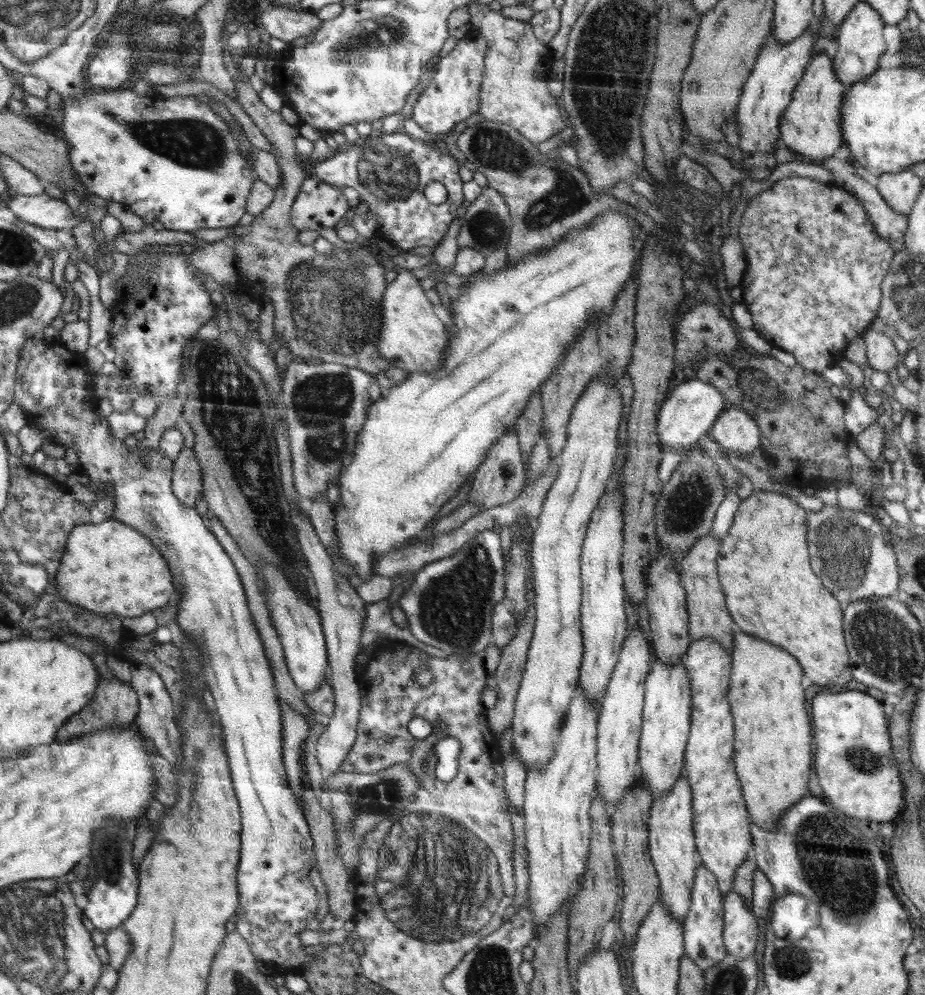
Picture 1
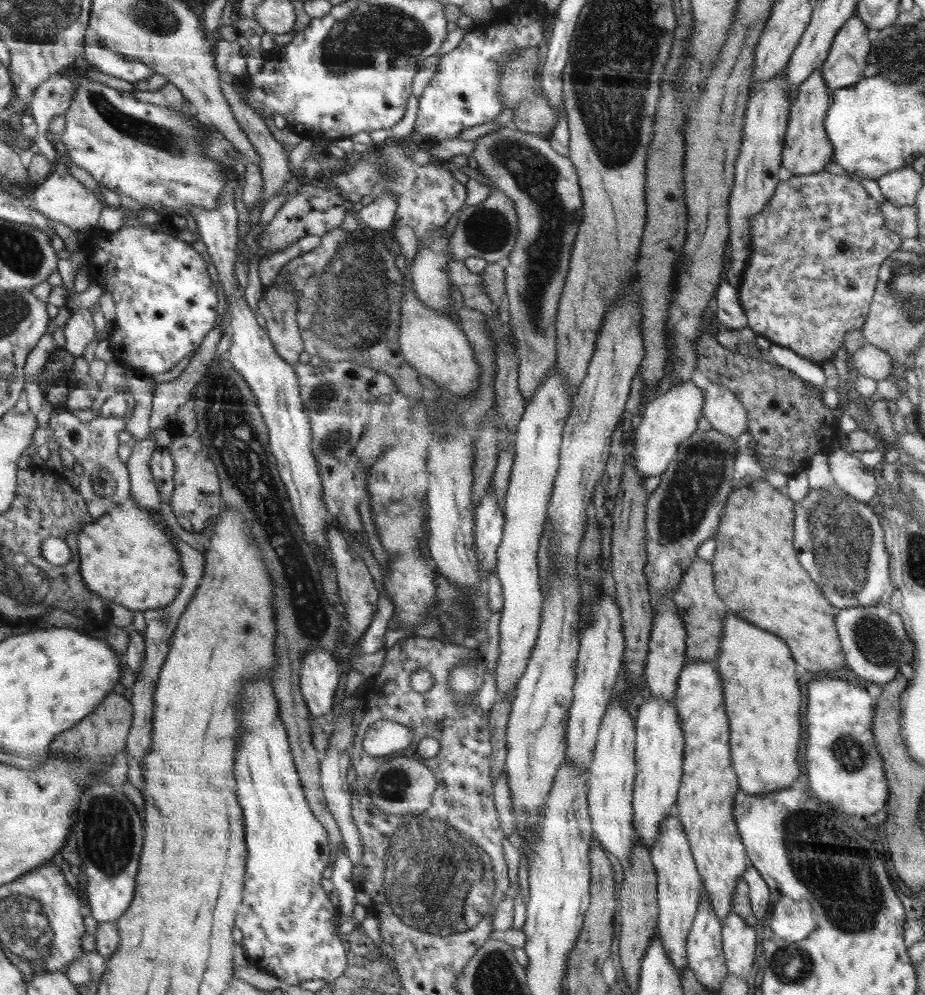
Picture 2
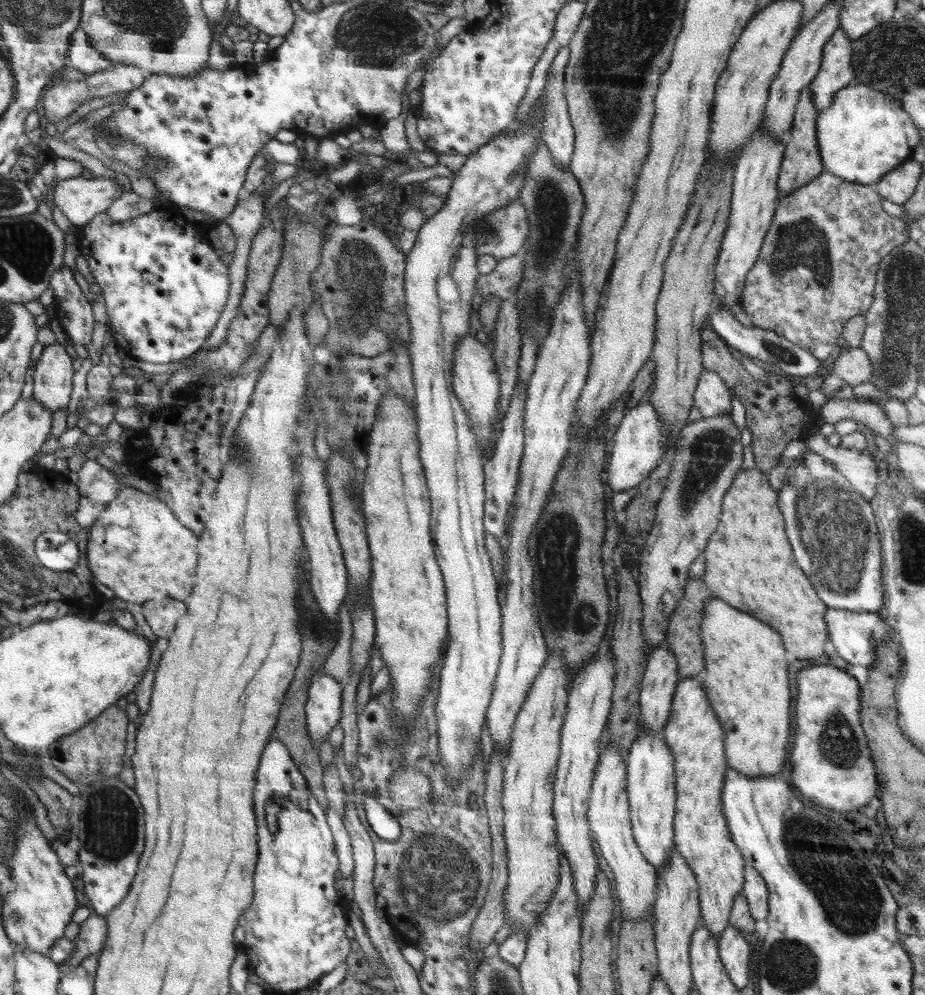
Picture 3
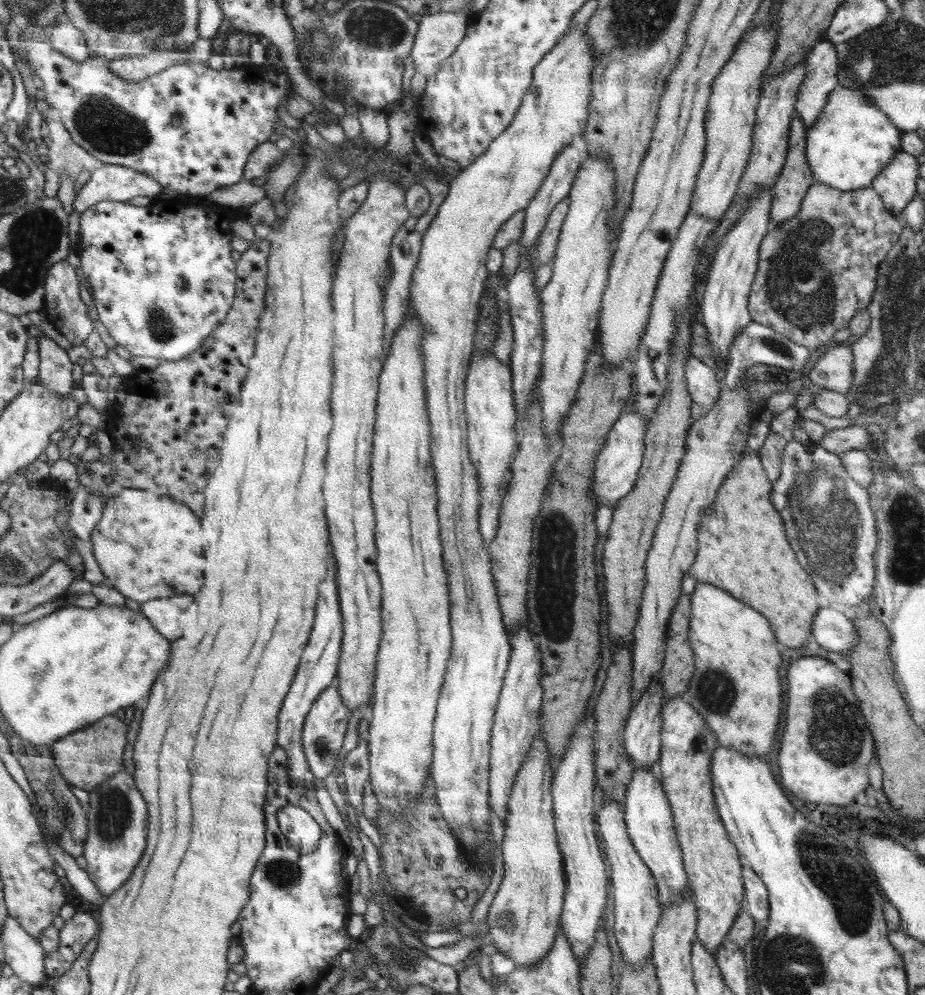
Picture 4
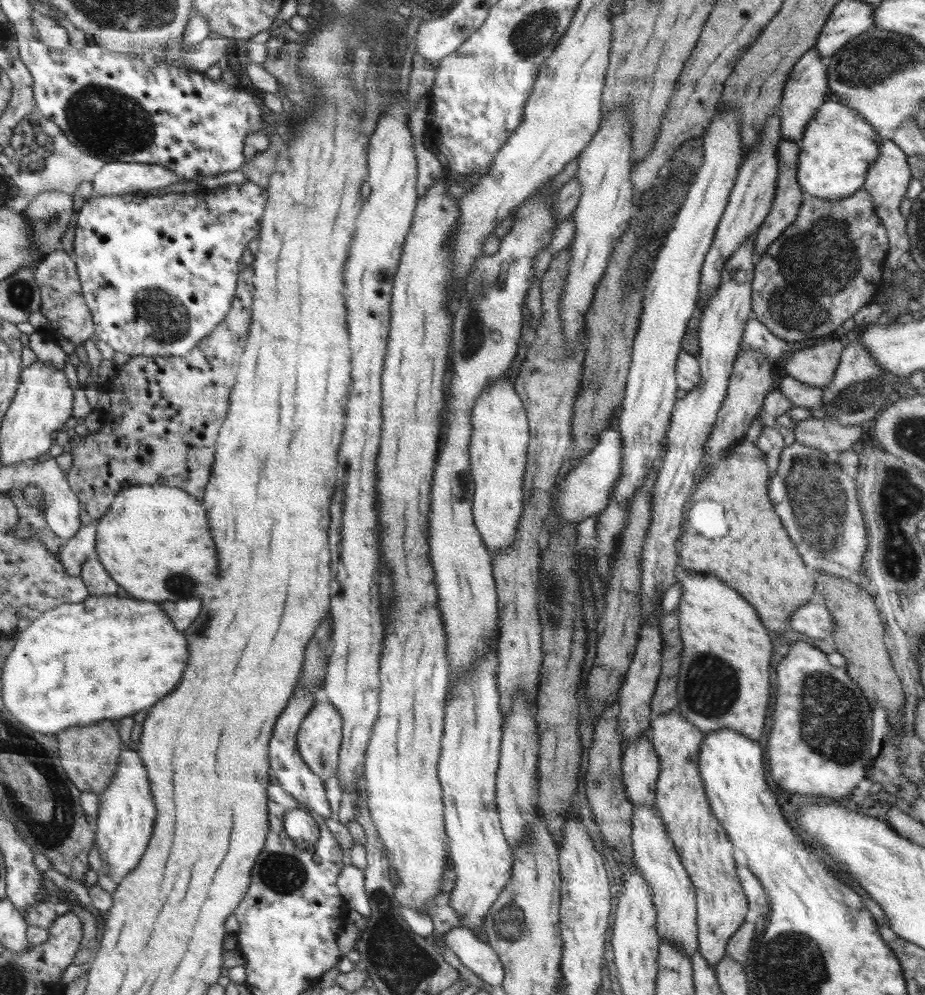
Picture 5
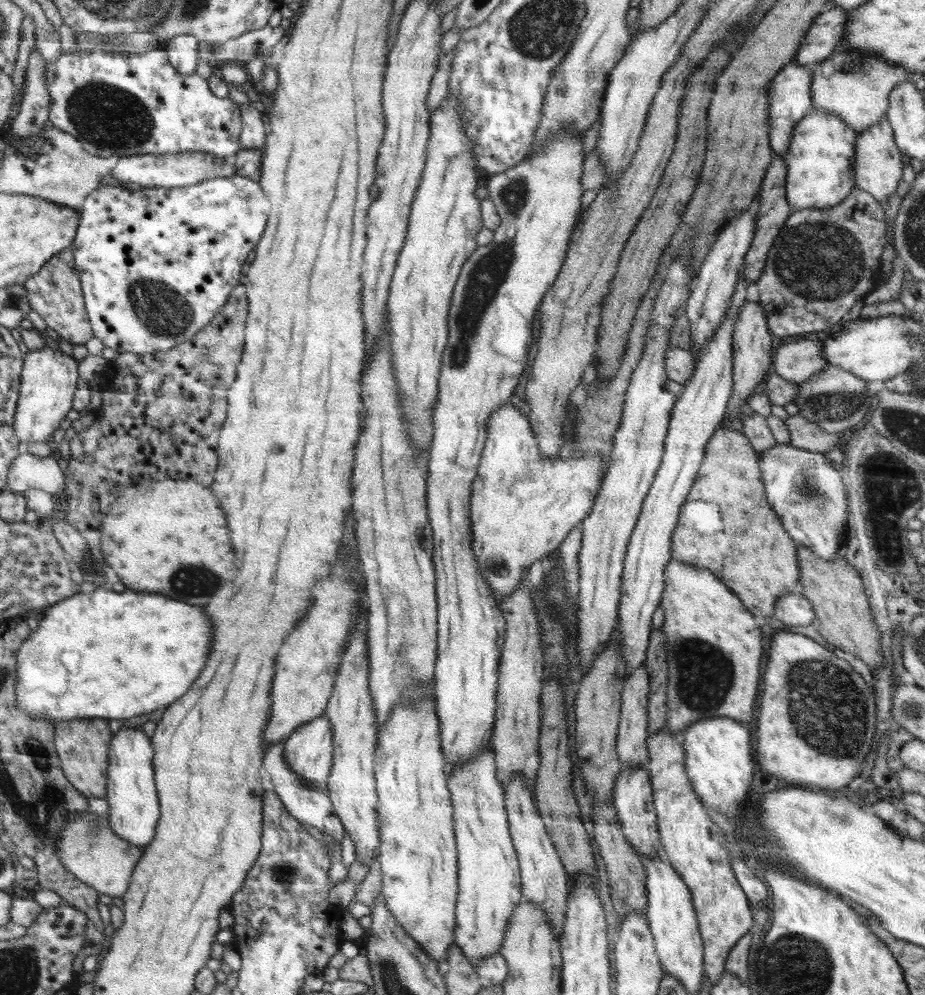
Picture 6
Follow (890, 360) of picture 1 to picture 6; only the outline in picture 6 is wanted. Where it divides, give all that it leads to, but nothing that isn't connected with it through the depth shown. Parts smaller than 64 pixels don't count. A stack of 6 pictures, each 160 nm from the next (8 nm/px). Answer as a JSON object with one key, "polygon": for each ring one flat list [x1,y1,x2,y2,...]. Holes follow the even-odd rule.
{"polygon":[[799,340,775,346,774,372,794,383,803,383,824,367,828,361,822,357,823,344,818,340]]}

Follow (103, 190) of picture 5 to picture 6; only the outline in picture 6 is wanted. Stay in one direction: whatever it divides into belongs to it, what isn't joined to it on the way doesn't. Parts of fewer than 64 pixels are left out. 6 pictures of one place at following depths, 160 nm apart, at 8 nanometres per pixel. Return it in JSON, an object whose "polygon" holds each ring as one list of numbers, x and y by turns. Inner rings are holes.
{"polygon":[[188,152,188,154,174,155,140,155,120,158,111,170,112,178,108,181,121,181,131,187,192,187,204,183,216,176,228,178,238,174,231,160,218,160,212,155,202,152]]}

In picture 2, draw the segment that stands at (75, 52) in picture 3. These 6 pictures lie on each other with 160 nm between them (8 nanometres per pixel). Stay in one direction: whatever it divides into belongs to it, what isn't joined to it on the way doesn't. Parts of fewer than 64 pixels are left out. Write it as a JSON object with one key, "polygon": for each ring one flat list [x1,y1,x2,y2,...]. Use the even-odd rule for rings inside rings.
{"polygon":[[91,28,87,29,86,40,79,54,88,62,89,68,134,84,147,80,155,73,143,61,130,59,106,48]]}

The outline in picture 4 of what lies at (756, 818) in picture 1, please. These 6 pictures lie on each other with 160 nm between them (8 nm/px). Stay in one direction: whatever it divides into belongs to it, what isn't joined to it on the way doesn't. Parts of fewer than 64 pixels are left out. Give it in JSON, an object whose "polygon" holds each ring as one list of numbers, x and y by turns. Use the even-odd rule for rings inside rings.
{"polygon":[[698,582,690,601,688,640,695,667,684,698,703,716,720,745,748,757,766,758,782,714,778,677,782,654,772,628,763,614,710,583]]}

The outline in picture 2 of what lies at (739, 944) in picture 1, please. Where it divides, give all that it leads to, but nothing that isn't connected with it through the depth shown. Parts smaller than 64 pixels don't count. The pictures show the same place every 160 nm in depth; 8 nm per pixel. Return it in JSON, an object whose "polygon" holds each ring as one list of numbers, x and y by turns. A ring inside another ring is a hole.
{"polygon":[[733,910,728,913,721,930,721,941,727,972,747,977,752,974,756,948,756,932]]}

